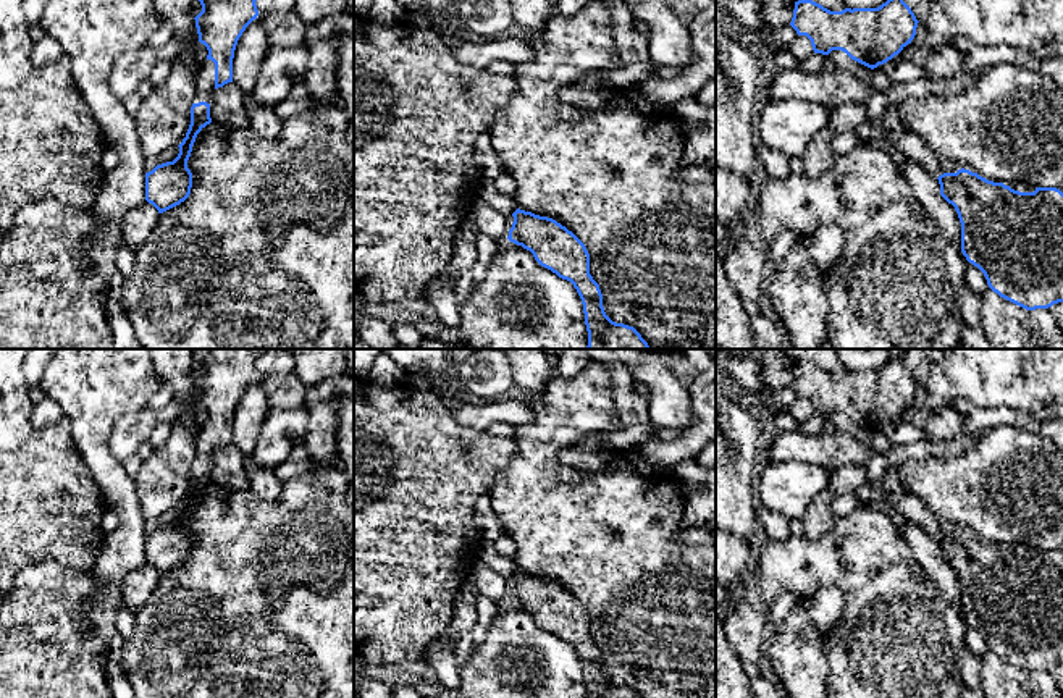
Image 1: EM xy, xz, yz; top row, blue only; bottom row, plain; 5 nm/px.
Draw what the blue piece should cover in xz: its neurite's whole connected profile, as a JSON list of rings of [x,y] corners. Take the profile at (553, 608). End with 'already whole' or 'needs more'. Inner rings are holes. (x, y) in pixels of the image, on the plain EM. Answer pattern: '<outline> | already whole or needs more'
[[[517,570],[507,601],[530,612],[535,622],[577,651],[588,698],[641,698],[633,688],[612,683],[603,669],[599,646],[590,637],[585,606],[553,580]]] | already whole

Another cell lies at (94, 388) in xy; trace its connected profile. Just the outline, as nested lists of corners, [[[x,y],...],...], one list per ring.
[[[60,349],[39,385],[69,420],[76,449],[107,509],[120,517],[92,569],[97,588],[87,604],[95,604],[107,587],[121,587],[126,575],[145,562],[147,522],[136,483],[113,457],[108,438],[121,417],[149,407],[162,381],[149,349]]]

